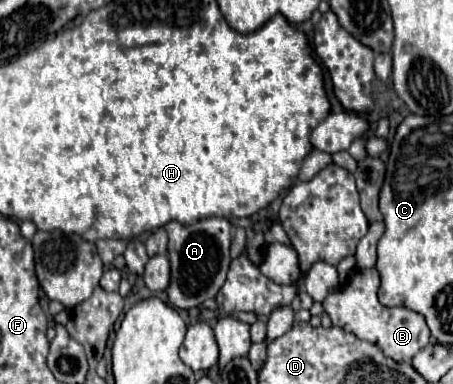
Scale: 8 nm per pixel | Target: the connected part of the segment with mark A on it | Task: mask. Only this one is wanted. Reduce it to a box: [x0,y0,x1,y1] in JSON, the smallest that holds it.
[165,218,231,310]

